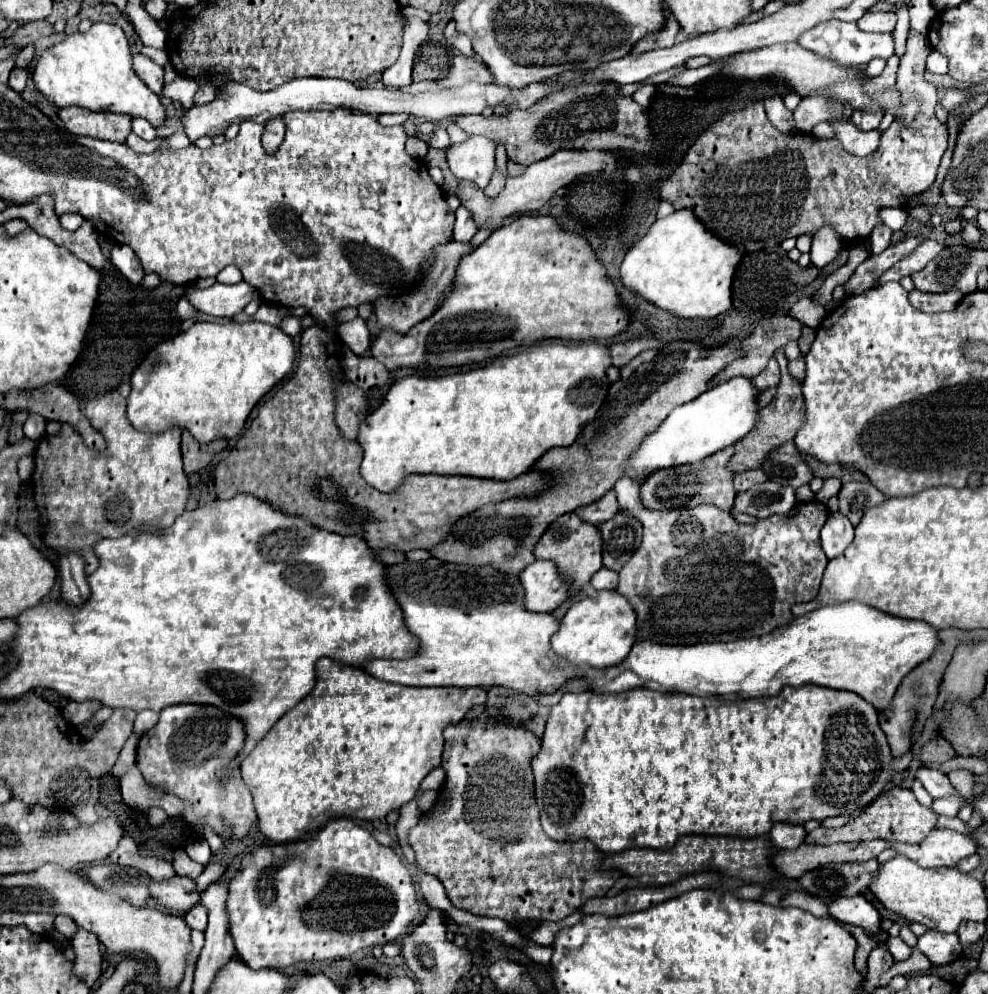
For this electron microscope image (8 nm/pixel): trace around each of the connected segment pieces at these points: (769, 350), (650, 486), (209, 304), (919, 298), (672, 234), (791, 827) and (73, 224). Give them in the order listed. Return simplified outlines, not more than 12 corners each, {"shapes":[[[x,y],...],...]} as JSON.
{"shapes":[[[789,316],[763,318],[745,338],[747,356],[733,360],[717,382],[757,376],[803,324]],[[735,448],[653,472],[641,486],[649,510],[713,504],[731,510]],[[247,282],[189,290],[209,316],[235,316],[251,302]],[[909,292],[911,306],[929,314],[953,310],[963,294]],[[693,212],[659,218],[621,264],[625,288],[681,318],[731,308],[745,252]],[[777,822],[771,840],[781,850],[799,848],[805,828]],[[59,216],[61,226],[77,230],[83,224],[83,216]]]}

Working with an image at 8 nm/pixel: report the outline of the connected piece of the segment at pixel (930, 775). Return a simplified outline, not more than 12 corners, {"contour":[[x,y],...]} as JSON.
{"contour":[[931,768],[917,772],[925,790],[933,798],[959,796],[949,782],[949,778]]}

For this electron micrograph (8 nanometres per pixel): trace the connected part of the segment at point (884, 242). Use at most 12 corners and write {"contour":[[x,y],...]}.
{"contour":[[885,224],[877,226],[871,236],[871,254],[881,254],[891,240]]}

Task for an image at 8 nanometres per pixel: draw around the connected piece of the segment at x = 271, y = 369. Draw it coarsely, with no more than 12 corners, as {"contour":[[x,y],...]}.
{"contour":[[197,322],[131,376],[135,430],[241,434],[295,362],[265,322]]}

